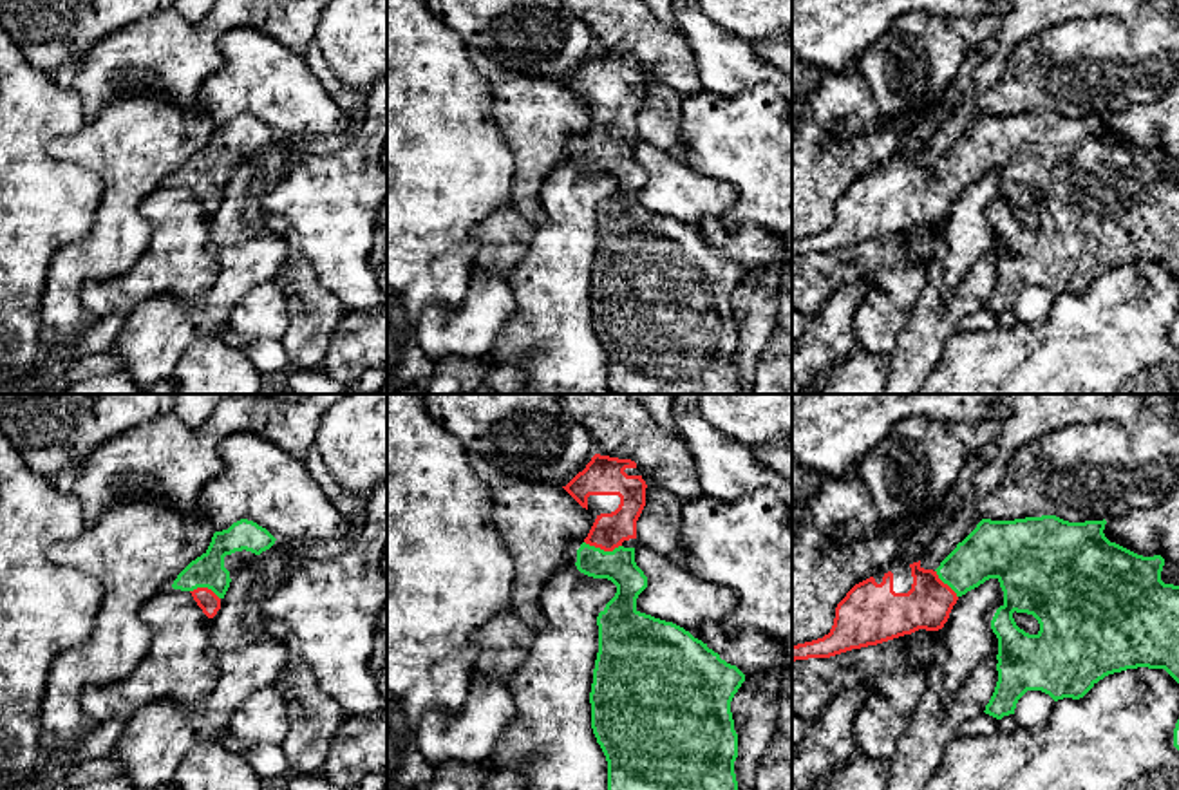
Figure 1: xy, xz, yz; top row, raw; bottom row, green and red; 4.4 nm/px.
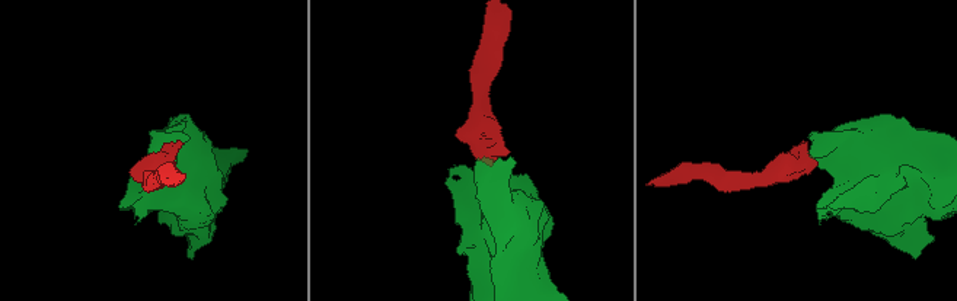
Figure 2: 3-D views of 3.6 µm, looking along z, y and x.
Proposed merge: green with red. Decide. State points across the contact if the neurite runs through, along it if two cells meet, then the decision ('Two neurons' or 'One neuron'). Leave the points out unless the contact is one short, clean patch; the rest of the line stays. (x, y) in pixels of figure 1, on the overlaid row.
Path across: xz (619, 566), (603, 550), (610, 530). One neuron

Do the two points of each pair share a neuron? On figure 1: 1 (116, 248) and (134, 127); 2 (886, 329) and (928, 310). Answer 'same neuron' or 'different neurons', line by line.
1: same neuron
2: different neurons

